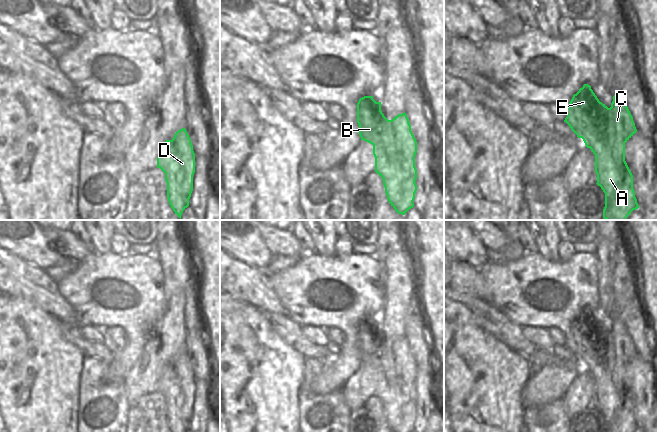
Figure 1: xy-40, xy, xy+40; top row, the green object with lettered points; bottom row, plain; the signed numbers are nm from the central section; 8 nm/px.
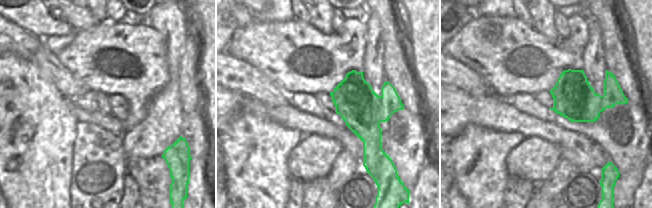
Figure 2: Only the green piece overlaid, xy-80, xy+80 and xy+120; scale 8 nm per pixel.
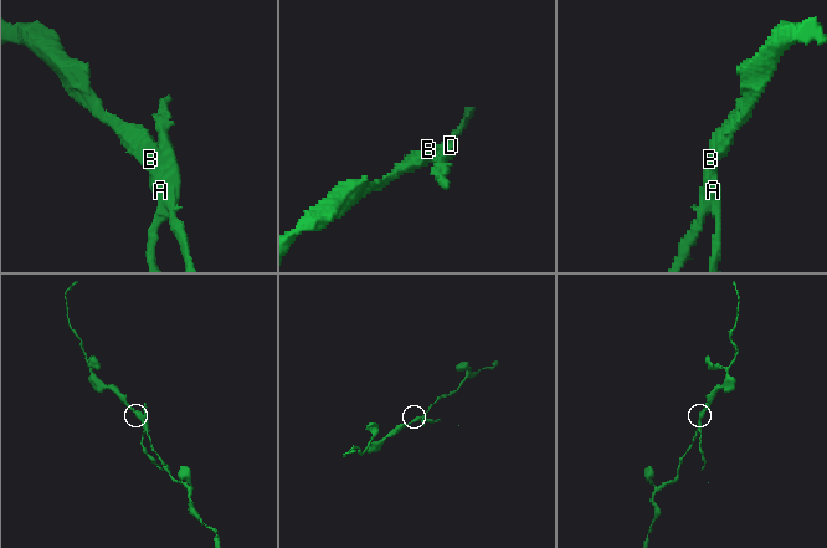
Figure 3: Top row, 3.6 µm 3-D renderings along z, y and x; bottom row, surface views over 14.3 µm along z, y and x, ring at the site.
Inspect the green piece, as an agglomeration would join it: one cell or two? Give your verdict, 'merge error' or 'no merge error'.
merge error

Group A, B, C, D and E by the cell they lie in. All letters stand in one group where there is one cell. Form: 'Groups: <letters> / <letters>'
Groups: A B E / C D.

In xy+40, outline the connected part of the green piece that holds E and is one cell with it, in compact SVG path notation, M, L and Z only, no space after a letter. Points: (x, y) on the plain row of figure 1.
M584 308L573 319L565 337L567 341L564 346L578 362L583 363L586 371L595 379L596 408L605 417L604 432L630 432L619 421L619 415L624 410L624 401L615 391L611 373L602 359L607 351L609 332L599 325L590 309Z

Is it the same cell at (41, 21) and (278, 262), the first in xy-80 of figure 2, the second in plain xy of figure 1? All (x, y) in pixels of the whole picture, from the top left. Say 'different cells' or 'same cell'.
different cells

